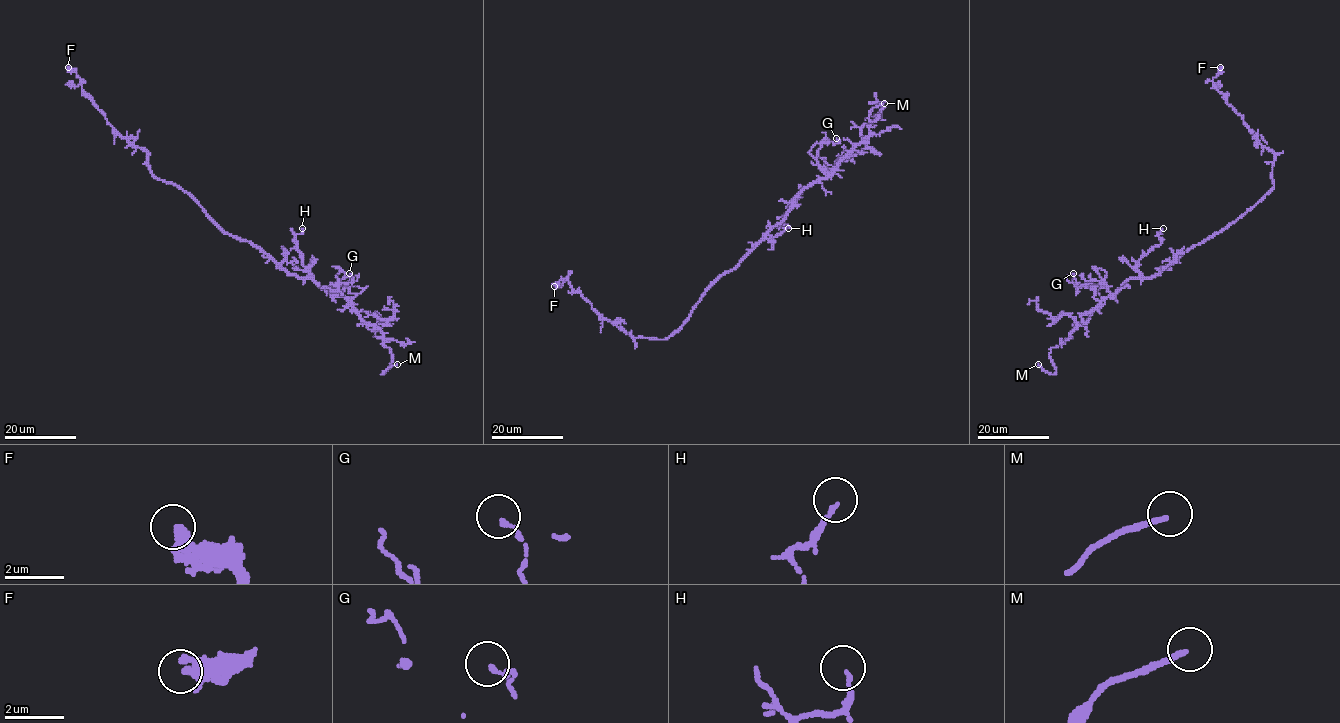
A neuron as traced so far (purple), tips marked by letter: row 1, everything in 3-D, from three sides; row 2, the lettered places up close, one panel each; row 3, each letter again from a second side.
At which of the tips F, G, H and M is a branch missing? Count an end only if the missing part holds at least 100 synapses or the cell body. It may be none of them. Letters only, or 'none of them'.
M

